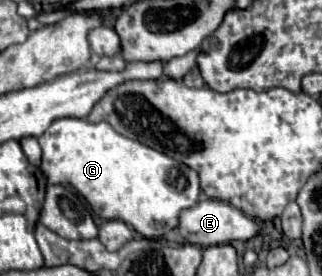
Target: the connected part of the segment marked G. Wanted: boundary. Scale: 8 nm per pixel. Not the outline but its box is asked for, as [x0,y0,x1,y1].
[39,117,199,239]

